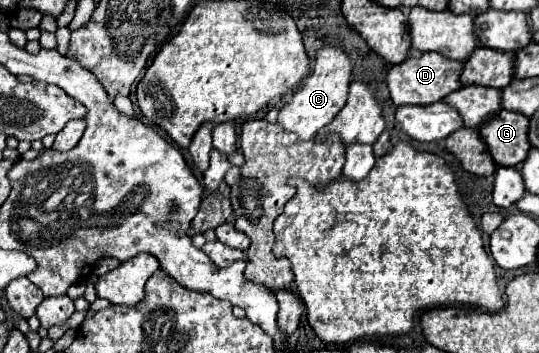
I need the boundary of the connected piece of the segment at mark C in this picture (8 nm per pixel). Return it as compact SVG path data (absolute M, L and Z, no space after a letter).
M331 45L319 49L311 75L301 83L293 99L279 111L277 123L285 131L295 133L299 141L313 139L315 133L321 127L329 125L335 119L335 115L343 109L349 93L349 83L351 83L351 59L343 53L343 49L331 47Z

